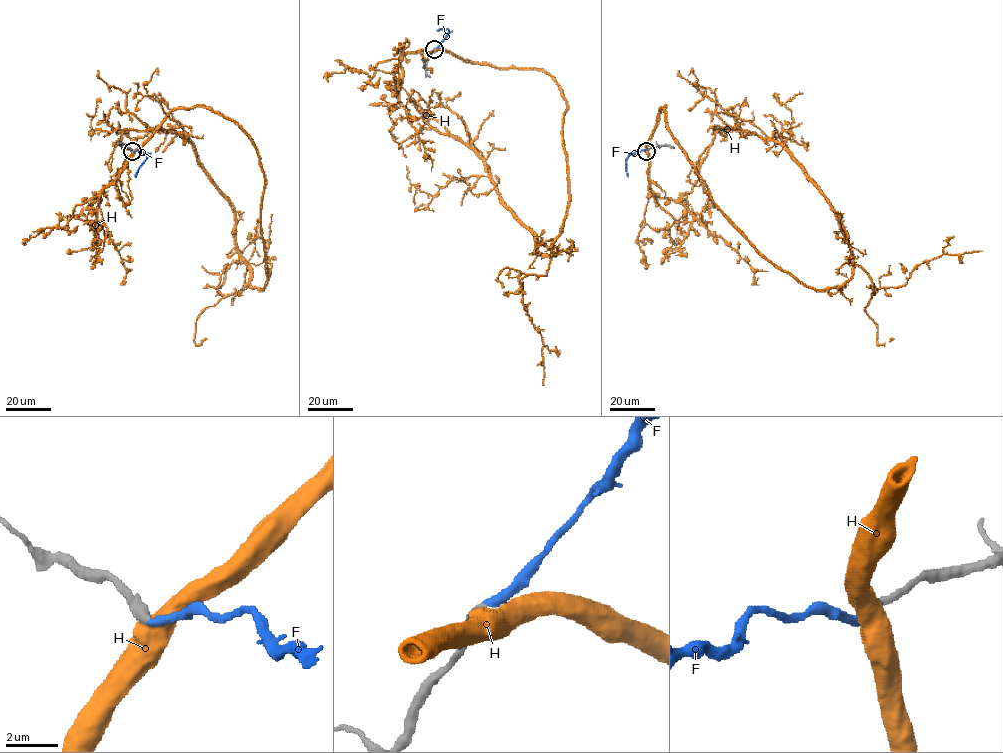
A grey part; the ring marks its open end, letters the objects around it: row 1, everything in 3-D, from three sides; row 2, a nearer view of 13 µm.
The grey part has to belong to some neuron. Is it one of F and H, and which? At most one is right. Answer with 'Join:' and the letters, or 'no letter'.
Join: F

